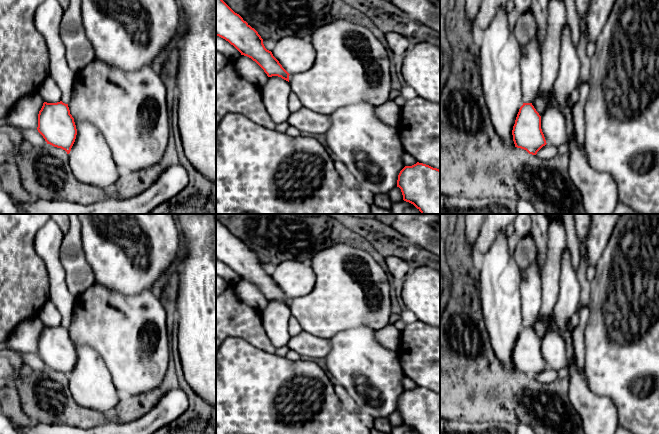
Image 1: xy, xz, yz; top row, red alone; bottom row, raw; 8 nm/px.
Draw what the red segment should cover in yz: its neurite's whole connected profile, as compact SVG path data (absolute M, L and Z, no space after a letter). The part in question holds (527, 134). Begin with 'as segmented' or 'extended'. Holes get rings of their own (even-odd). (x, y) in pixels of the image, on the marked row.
as segmented; M523 103L520 107L512 135L515 147L532 155L536 155L547 144L541 129L541 116L532 103Z

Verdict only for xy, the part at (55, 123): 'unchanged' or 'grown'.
unchanged

